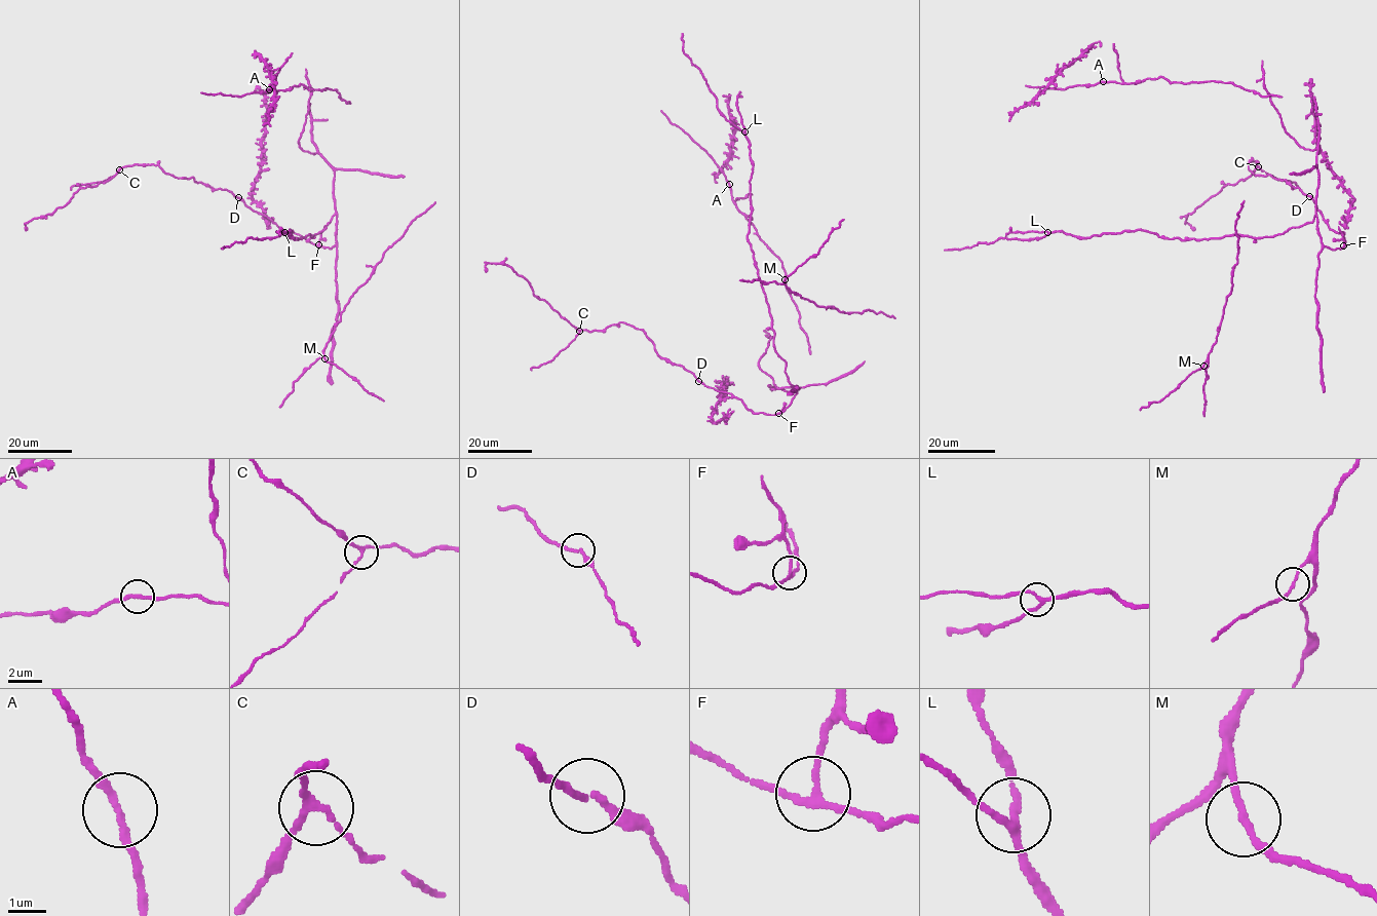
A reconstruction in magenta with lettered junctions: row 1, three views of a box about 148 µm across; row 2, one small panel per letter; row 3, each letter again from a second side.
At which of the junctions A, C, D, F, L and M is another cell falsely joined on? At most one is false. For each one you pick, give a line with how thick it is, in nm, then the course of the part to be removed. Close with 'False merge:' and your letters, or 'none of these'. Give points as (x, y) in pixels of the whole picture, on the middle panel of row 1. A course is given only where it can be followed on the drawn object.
F: calibre 160 nm
False merge: F

